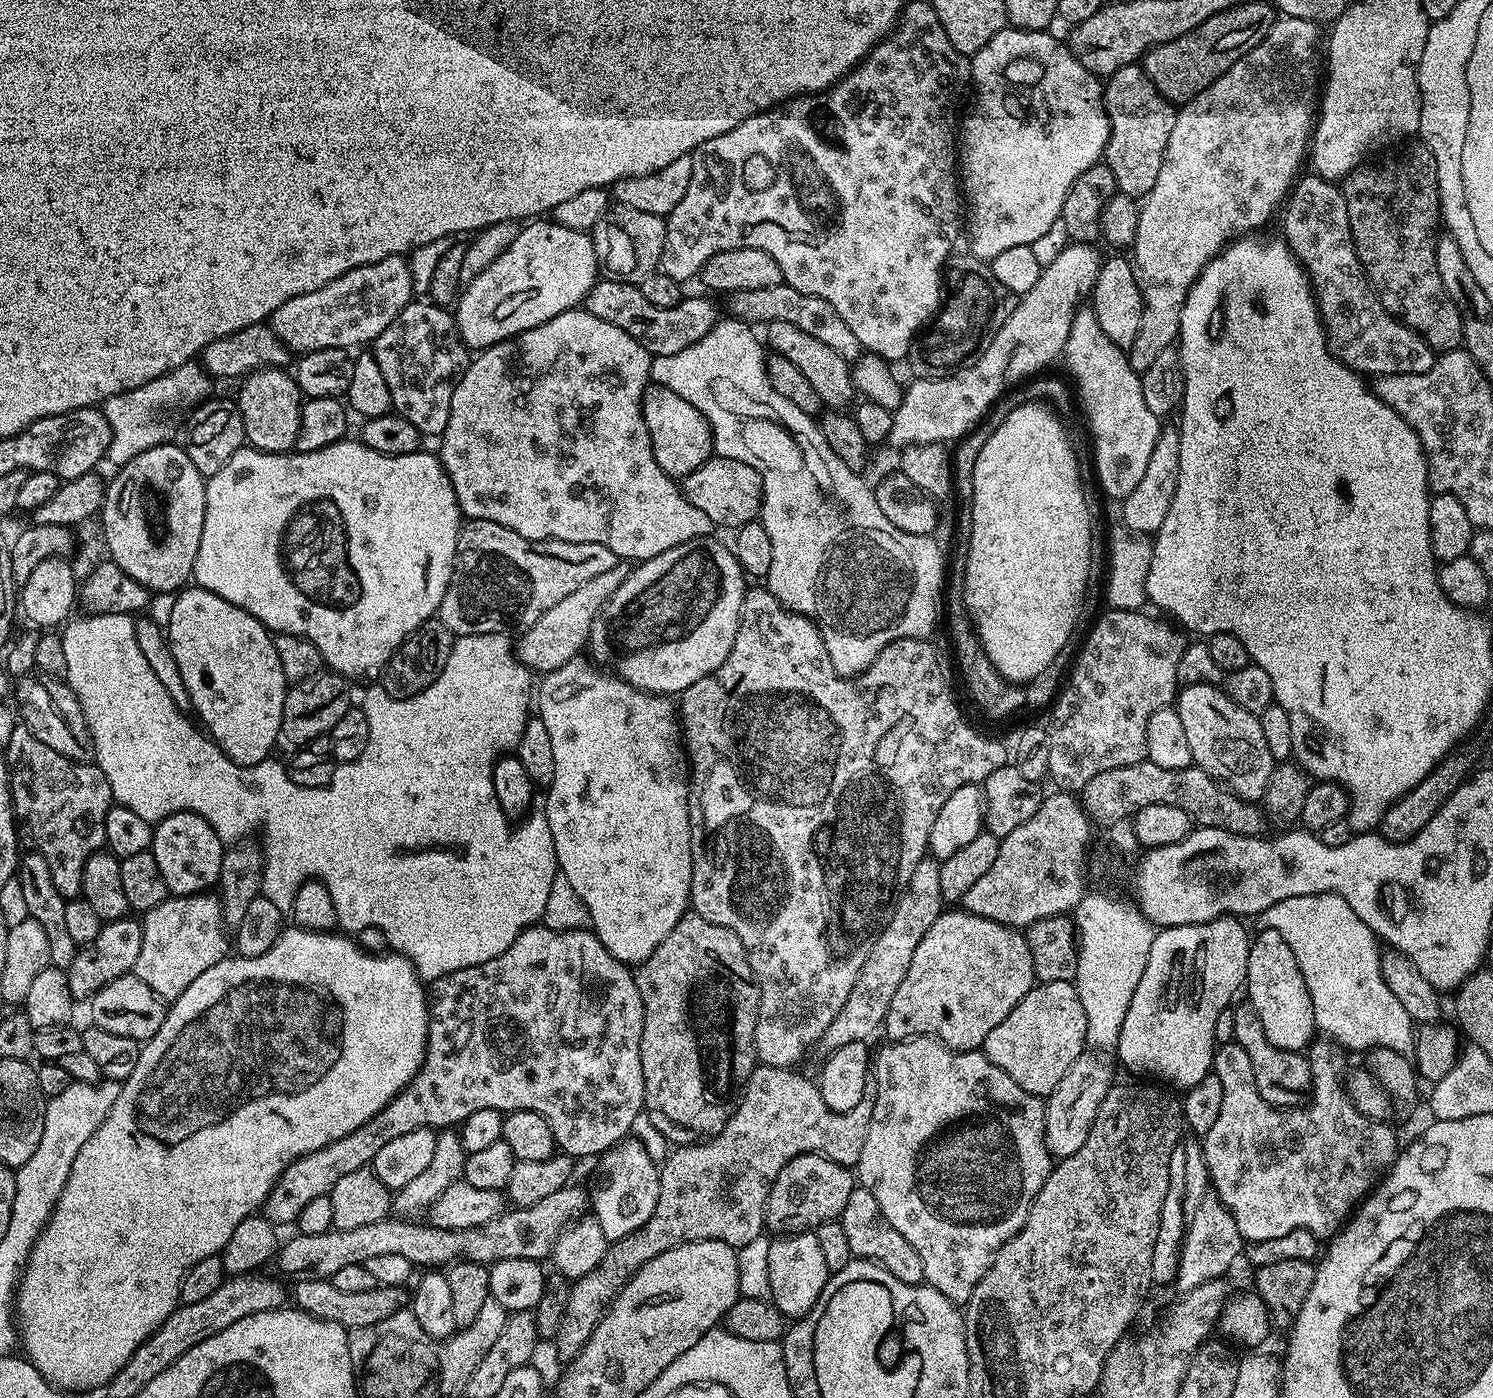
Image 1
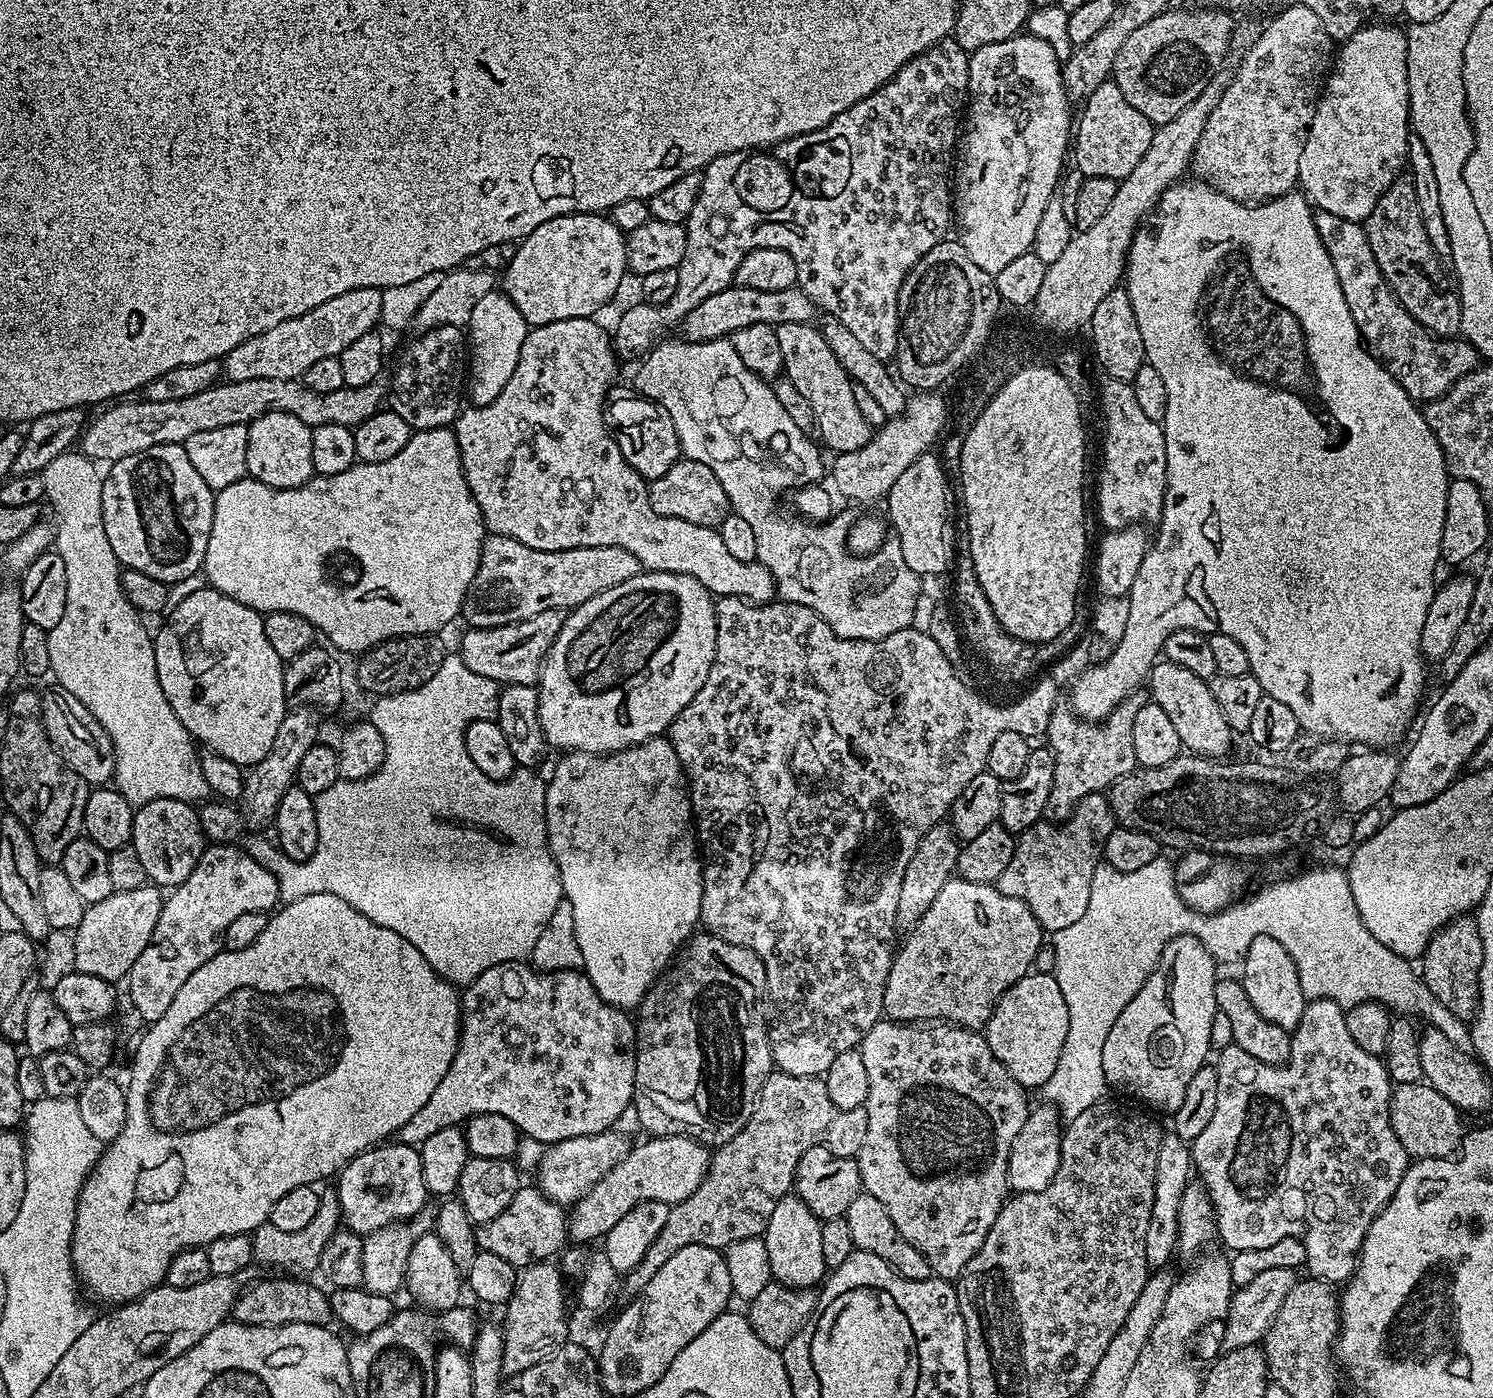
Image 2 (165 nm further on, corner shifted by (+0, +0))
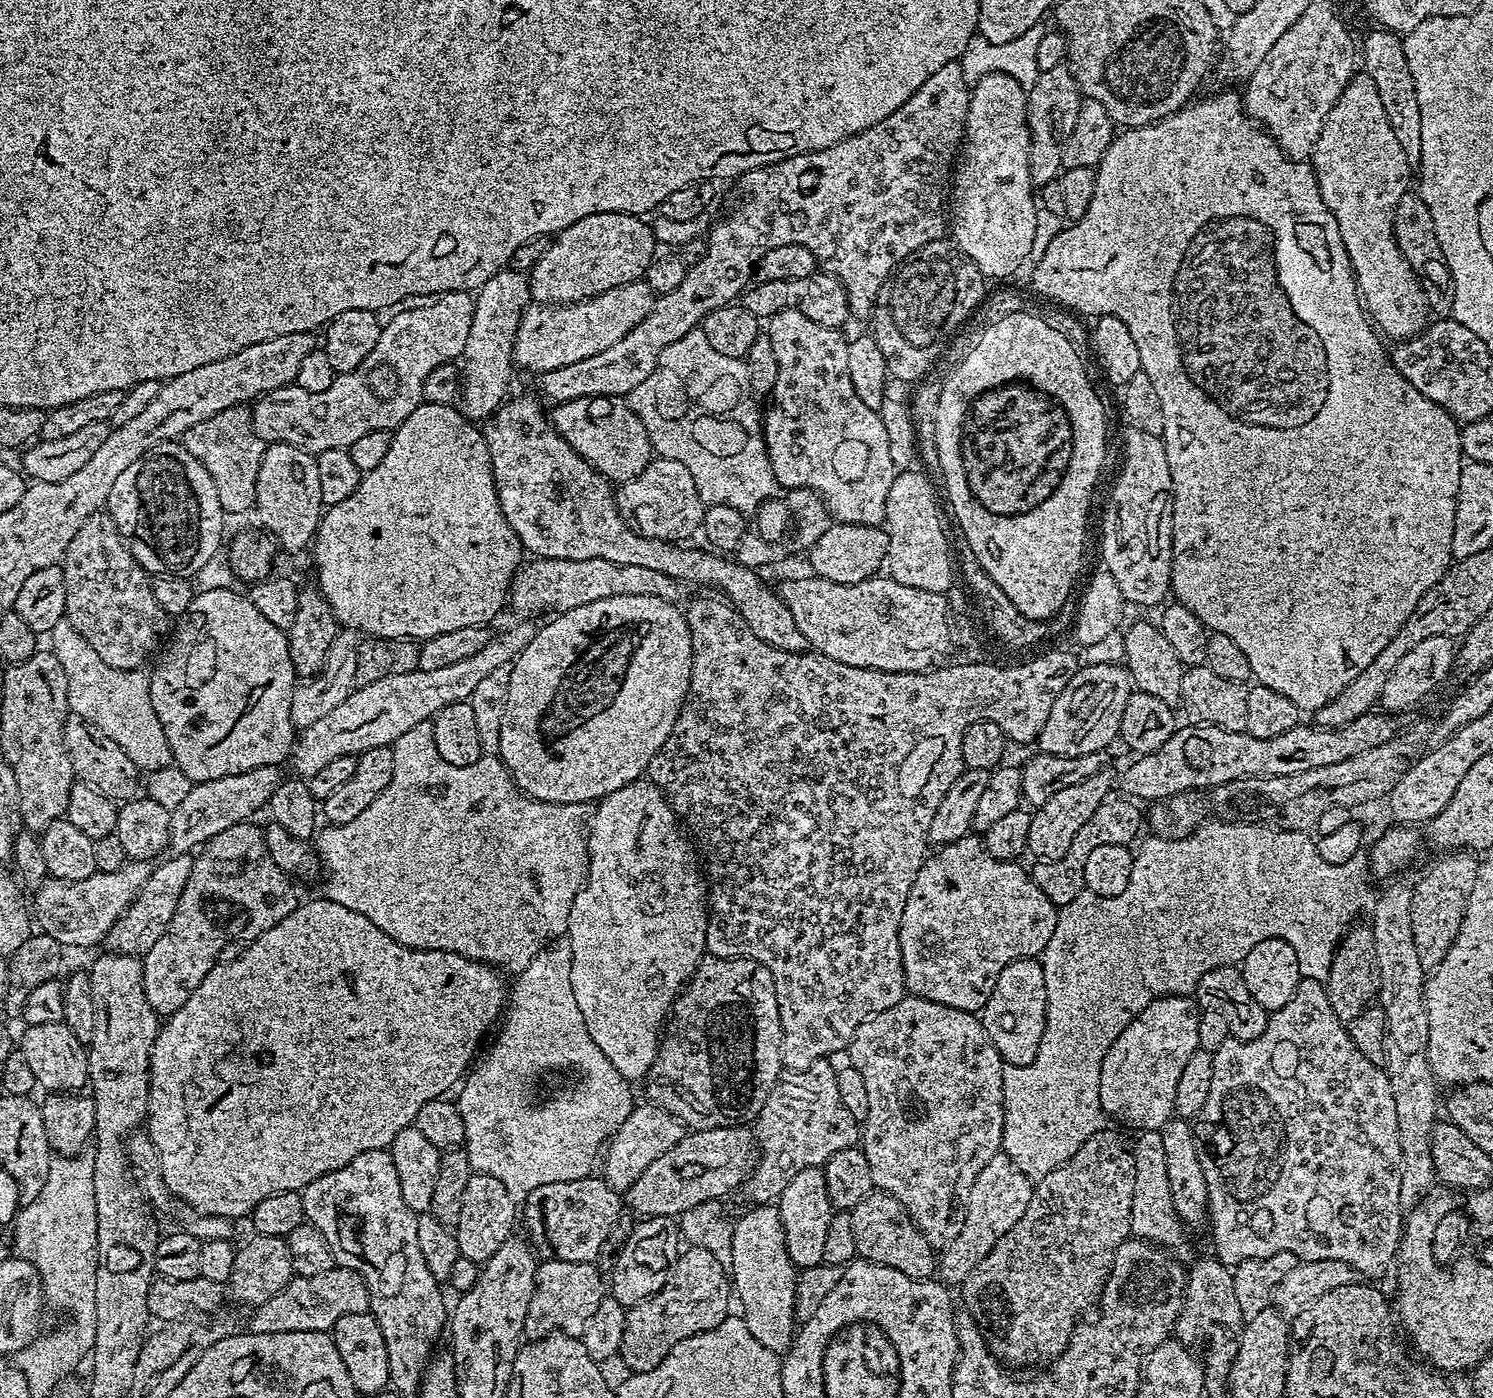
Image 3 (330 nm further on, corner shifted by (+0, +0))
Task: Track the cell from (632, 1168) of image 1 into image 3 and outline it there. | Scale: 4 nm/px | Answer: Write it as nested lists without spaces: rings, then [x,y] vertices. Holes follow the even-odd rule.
[[[649,1216],[641,1219],[640,1224],[632,1228],[632,1233],[624,1240],[616,1261],[612,1264],[612,1280],[610,1276],[610,1295],[627,1310],[658,1294],[672,1269],[682,1248],[682,1237],[678,1231],[678,1224],[670,1216]]]

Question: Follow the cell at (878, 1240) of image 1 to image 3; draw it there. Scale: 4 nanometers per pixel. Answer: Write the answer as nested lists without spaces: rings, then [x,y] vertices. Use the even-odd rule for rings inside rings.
[[[873,1190],[862,1202],[858,1202],[850,1210],[850,1227],[854,1230],[854,1246],[856,1256],[882,1266],[890,1266],[893,1270],[902,1270],[915,1280],[929,1279],[937,1271],[938,1256],[932,1244],[914,1226],[914,1222],[898,1198],[890,1194]]]

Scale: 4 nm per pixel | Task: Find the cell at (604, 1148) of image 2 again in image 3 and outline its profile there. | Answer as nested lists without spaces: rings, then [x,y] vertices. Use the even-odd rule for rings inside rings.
[[[637,1103],[633,1107],[630,1118],[626,1118],[626,1122],[622,1122],[612,1139],[607,1141],[606,1151],[603,1153],[603,1179],[617,1190],[627,1190],[648,1169],[650,1162],[654,1162],[654,1158],[662,1158],[662,1154],[666,1154],[670,1146],[678,1146],[678,1142],[686,1135],[685,1125],[681,1124],[677,1116],[662,1110],[654,1103],[643,1103]]]

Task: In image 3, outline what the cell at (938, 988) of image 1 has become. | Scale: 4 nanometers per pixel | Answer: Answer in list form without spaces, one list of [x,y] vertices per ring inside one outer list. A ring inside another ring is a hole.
[[[976,834],[939,845],[925,859],[918,878],[914,878],[914,886],[910,886],[900,923],[904,986],[911,995],[954,1010],[979,1013],[994,990],[994,982],[998,982],[998,974],[1002,974],[1010,962],[1030,960],[1044,953],[1050,934],[1054,934],[1058,908],[1038,890],[1029,869],[1020,866],[991,856],[984,849],[983,839]]]

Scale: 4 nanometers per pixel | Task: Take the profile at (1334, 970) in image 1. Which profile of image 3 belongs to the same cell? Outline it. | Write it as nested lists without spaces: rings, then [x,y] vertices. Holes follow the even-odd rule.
[[[1243,822],[1201,823],[1195,832],[1181,840],[1167,840],[1161,836],[1149,835],[1148,841],[1139,849],[1135,849],[1130,870],[1130,883],[1126,890],[1117,896],[1095,896],[1090,891],[1082,891],[1074,902],[1063,905],[1057,911],[1054,934],[1050,934],[1050,942],[1046,942],[1046,950],[1042,953],[1044,977],[1046,978],[1046,1018],[1042,1042],[1038,1046],[1038,1054],[1034,1062],[1019,1066],[1005,1067],[1002,1078],[1002,1094],[1004,1095],[1004,1140],[1003,1155],[1014,1158],[1016,1169],[1029,1178],[1045,1176],[1059,1164],[1064,1164],[1098,1131],[1102,1120],[1100,1111],[1100,1067],[1118,1034],[1130,1026],[1130,1022],[1139,1012],[1146,1010],[1150,1002],[1158,996],[1188,996],[1195,993],[1198,978],[1215,968],[1231,968],[1244,963],[1246,954],[1258,946],[1258,942],[1266,942],[1266,938],[1282,938],[1282,942],[1290,942],[1294,946],[1294,954],[1298,954],[1298,970],[1305,980],[1327,981],[1332,959],[1336,957],[1336,947],[1340,937],[1357,923],[1356,915],[1373,903],[1374,892],[1368,889],[1370,877],[1370,860],[1363,851],[1354,854],[1354,858],[1342,865],[1332,865],[1319,854],[1317,841],[1311,835],[1302,832],[1282,832],[1269,830],[1264,826]]]

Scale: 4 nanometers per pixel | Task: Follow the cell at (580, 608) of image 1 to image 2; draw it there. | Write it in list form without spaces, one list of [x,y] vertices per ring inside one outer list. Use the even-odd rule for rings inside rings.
[[[563,608],[542,610],[542,614],[534,614],[534,618],[526,618],[522,622],[503,624],[493,628],[468,628],[460,640],[458,655],[460,661],[474,674],[482,674],[482,678],[490,678],[497,684],[531,684],[535,685],[540,678],[540,668],[544,665],[546,654],[558,634],[562,630],[566,612]]]

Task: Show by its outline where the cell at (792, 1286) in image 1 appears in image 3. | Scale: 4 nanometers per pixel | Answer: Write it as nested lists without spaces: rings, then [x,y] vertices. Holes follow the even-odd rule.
[[[823,1167],[807,1168],[794,1174],[794,1178],[790,1178],[790,1182],[787,1183],[786,1190],[782,1190],[778,1201],[778,1211],[786,1250],[797,1269],[803,1270],[825,1263],[824,1250],[828,1241],[828,1231],[832,1229],[834,1223],[834,1217],[832,1217],[834,1209],[826,1194]]]

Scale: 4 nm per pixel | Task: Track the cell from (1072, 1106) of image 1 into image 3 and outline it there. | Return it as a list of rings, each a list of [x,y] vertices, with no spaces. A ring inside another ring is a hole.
[[[998,1154],[993,1160],[986,1162],[982,1170],[978,1170],[962,1205],[960,1233],[938,1256],[938,1276],[943,1283],[963,1283],[974,1266],[978,1266],[978,1262],[982,1262],[982,1258],[990,1254],[998,1238],[1002,1238],[1002,1234],[1006,1234],[1006,1230],[1010,1230],[1010,1226],[1014,1226],[1014,1222],[1018,1222],[1018,1218],[1026,1214],[1033,1187],[1033,1181],[1019,1172],[1015,1163],[1003,1154]]]

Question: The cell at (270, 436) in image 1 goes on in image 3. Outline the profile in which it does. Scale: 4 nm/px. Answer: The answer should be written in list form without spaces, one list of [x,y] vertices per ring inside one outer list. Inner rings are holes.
[[[289,444],[267,445],[260,459],[256,482],[254,516],[260,519],[259,527],[279,547],[281,544],[288,552],[300,552],[313,543],[321,515],[322,490],[315,455]]]

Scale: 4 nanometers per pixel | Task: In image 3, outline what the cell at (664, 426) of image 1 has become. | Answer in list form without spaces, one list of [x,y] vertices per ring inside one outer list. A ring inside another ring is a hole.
[[[587,396],[556,404],[550,412],[552,427],[590,466],[613,482],[642,474],[654,459],[652,443],[642,422],[623,399],[614,396]]]

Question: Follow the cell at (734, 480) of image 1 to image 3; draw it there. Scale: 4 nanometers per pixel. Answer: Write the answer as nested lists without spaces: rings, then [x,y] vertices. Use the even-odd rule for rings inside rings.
[[[654,458],[642,474],[623,481],[615,489],[615,494],[620,513],[635,525],[641,536],[684,542],[687,536],[701,531],[706,505],[698,494],[698,486],[694,486],[694,478],[690,478],[690,470],[686,470],[682,462]]]

